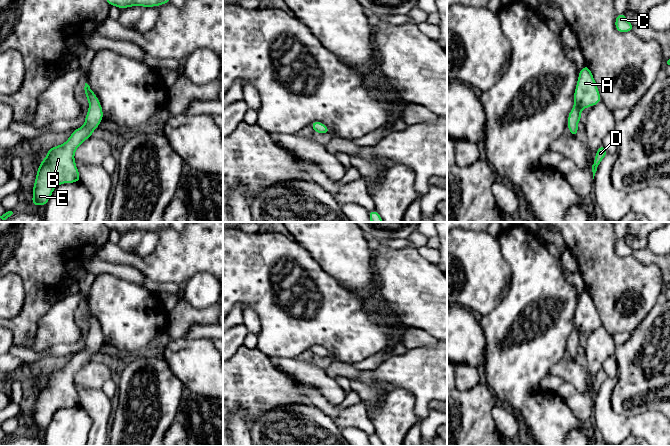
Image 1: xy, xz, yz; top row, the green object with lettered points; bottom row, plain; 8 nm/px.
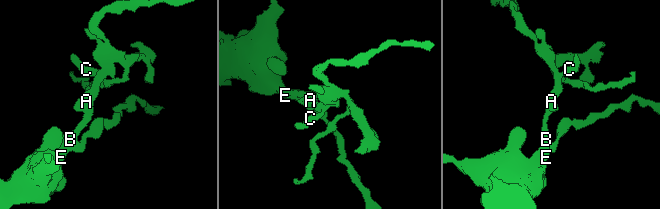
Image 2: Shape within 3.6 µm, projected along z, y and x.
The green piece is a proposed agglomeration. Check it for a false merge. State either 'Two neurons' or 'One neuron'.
One neuron

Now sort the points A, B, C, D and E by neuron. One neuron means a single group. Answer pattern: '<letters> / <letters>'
A B C D E

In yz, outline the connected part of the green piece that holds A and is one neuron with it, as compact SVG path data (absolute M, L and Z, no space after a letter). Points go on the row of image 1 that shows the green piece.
M587 65L579 71L579 77L574 91L574 106L569 112L567 128L571 136L578 136L578 122L581 120L580 111L587 107L597 105L601 97L594 77Z

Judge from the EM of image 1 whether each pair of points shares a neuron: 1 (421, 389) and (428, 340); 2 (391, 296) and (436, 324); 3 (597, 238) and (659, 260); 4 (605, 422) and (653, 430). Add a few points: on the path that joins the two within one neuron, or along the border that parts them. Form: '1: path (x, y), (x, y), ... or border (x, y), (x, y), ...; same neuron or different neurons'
1: border (436, 345), (418, 346), (408, 350); different neurons
2: path (402, 296), (408, 296), (425, 313); same neuron
3: border (632, 254), (641, 262), (654, 265); different neurons
4: path (617, 426), (641, 426); same neuron

